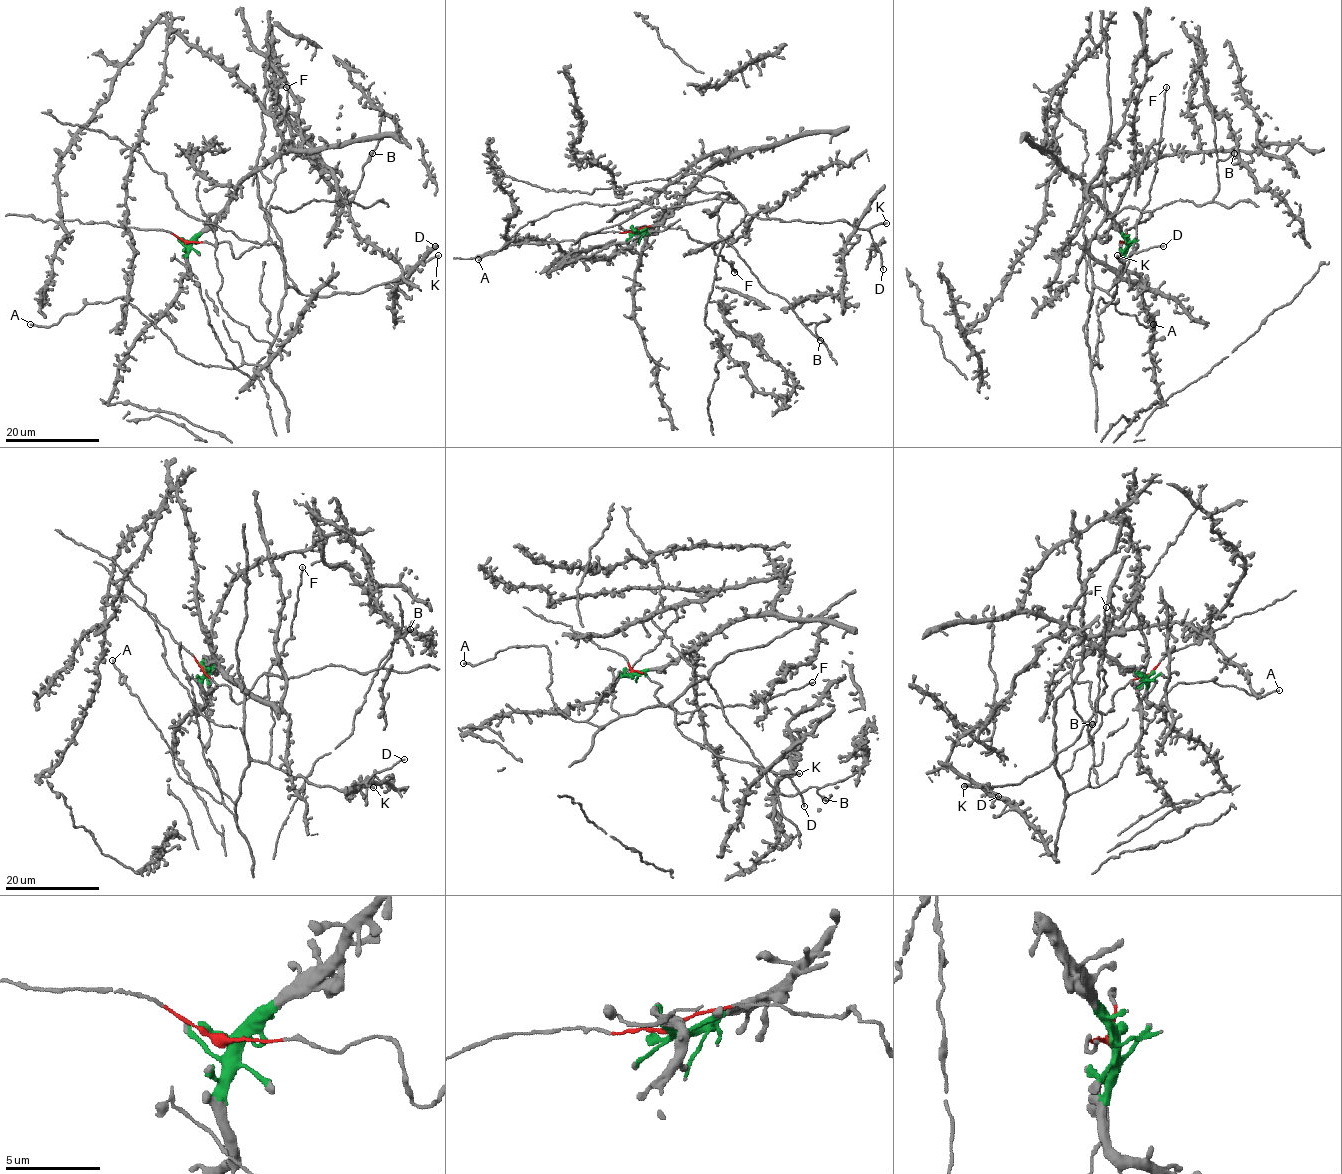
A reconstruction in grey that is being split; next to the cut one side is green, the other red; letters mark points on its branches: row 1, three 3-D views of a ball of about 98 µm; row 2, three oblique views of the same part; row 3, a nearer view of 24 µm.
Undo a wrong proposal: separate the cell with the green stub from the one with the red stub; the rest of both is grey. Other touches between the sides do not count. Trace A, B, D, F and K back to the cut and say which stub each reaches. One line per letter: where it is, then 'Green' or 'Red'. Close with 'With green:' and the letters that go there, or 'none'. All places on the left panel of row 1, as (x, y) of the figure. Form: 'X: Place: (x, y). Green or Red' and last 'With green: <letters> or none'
A: Place: (30, 324). Red
B: Place: (372, 153). Red
D: Place: (435, 246). Red
F: Place: (286, 87). Red
K: Place: (438, 255). Red
With green: none

